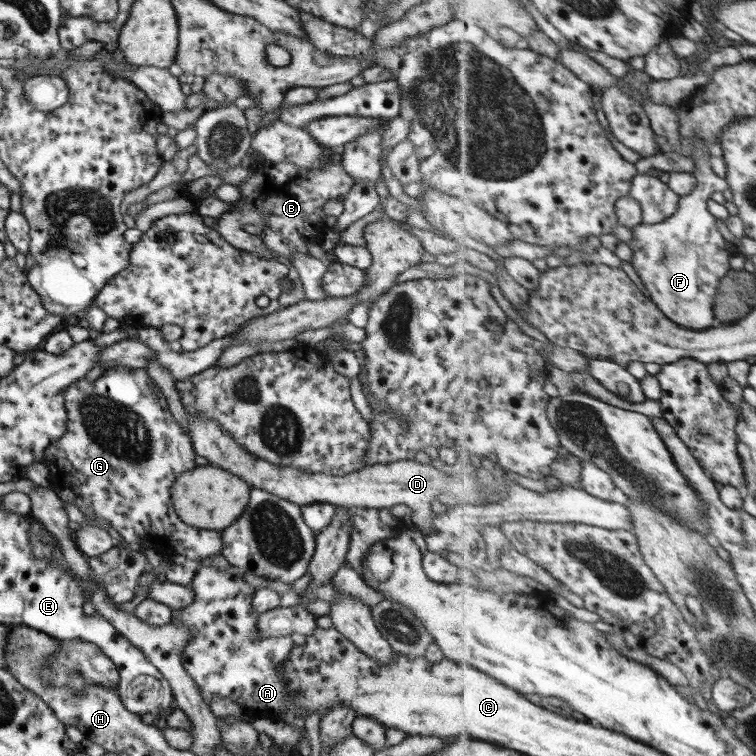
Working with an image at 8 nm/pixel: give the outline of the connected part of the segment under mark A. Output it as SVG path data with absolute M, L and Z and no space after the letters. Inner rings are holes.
M199 564L196 575L189 584L194 590L192 603L182 609L172 609L172 624L188 626L194 637L186 643L185 654L180 659L188 676L196 682L201 698L205 704L210 704L213 698L228 698L236 702L238 706L251 713L258 719L286 718L291 721L302 722L306 717L306 711L298 705L300 690L291 688L290 681L282 677L282 664L288 662L290 652L294 646L292 637L264 637L258 631L259 612L252 607L252 600L257 591L252 585L244 580L242 569L238 567L230 569L218 569Z

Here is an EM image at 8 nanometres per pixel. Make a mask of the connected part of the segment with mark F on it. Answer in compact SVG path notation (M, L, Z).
M697 134L689 141L693 140L696 142L696 150L693 151L692 158L696 164L694 174L698 176L698 187L687 197L681 197L680 210L671 219L666 219L665 222L660 224L643 223L634 227L634 239L628 243L634 250L634 262L632 264L651 293L651 298L659 304L659 307L667 313L668 317L671 317L678 324L689 329L703 331L719 323L715 309L716 300L720 294L720 286L723 284L722 278L732 268L730 266L732 252L728 248L728 242L726 242L722 230L718 230L716 220L719 219L709 208L709 203L710 198L716 192L723 192L732 188L732 186L726 177L722 178L712 170L712 162L710 162L710 156L708 156L708 150L706 150L706 140Z

